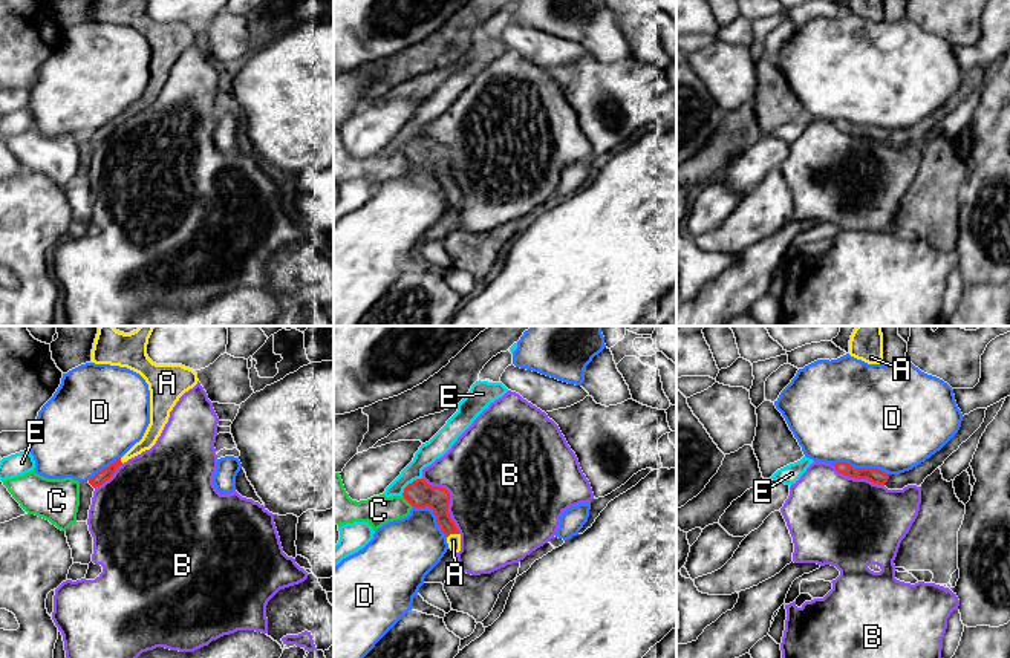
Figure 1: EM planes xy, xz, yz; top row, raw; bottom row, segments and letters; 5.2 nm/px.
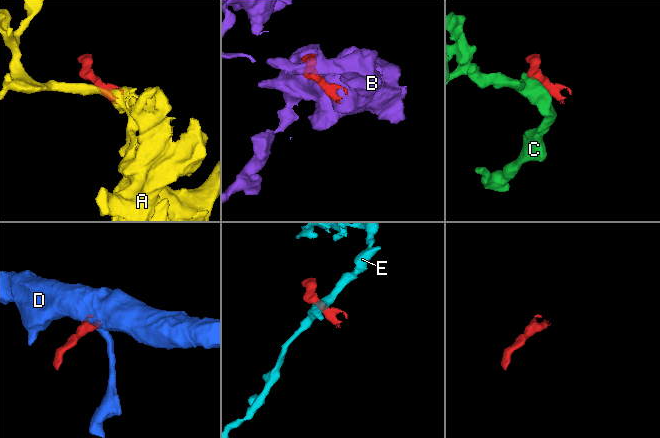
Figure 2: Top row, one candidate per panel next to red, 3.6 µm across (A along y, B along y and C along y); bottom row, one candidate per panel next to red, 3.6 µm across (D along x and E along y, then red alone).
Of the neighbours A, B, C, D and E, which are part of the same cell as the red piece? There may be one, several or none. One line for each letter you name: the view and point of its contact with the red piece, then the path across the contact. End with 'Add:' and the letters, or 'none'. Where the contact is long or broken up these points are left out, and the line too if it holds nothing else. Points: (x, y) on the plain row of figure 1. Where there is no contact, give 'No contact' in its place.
A: Touches red at xz (452, 190). Path across: xz (438, 156), (443, 176), (452, 190), (453, 198)
Add: A

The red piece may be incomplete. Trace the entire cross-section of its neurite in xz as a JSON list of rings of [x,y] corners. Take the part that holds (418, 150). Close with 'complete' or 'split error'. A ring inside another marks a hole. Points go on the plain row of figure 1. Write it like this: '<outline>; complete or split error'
[[[416,136],[404,145],[404,156],[416,165],[432,165],[436,179],[447,194],[448,205],[453,210],[461,208],[461,191],[450,174],[450,150],[441,144],[432,144],[424,136]]]; split error

